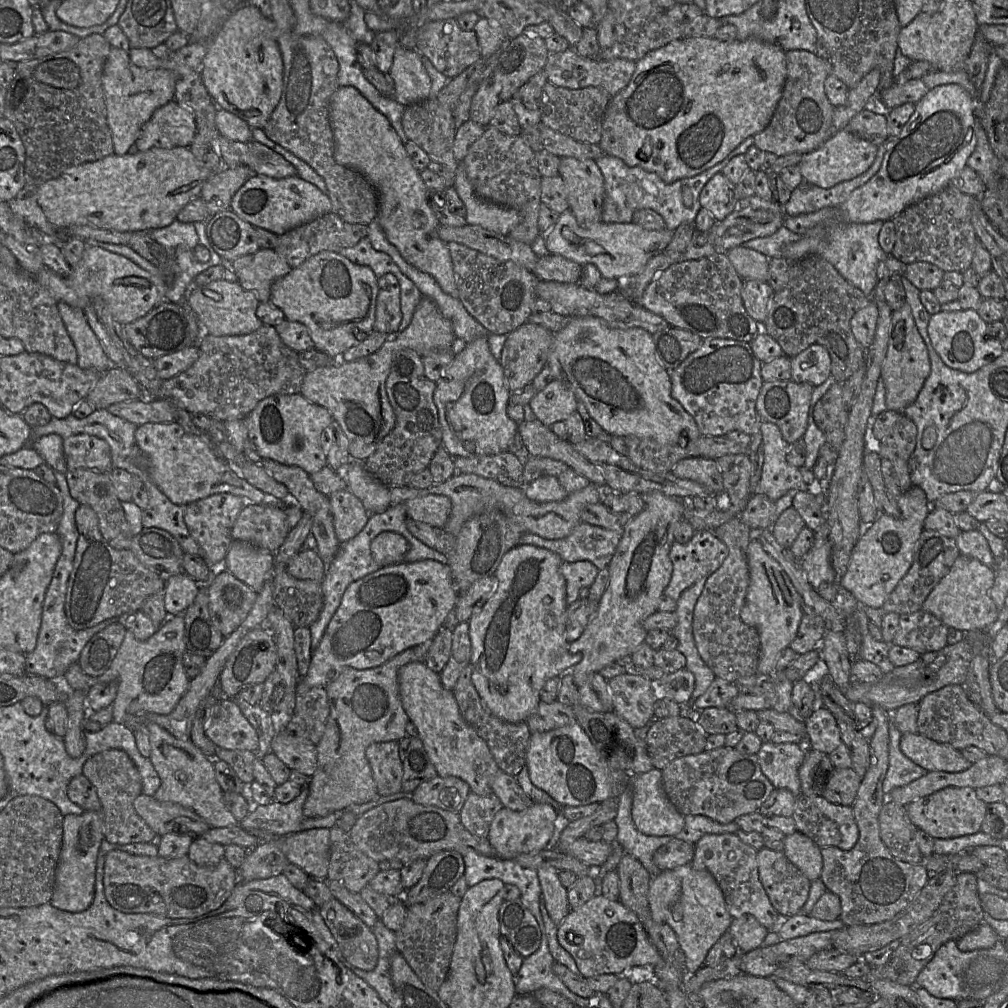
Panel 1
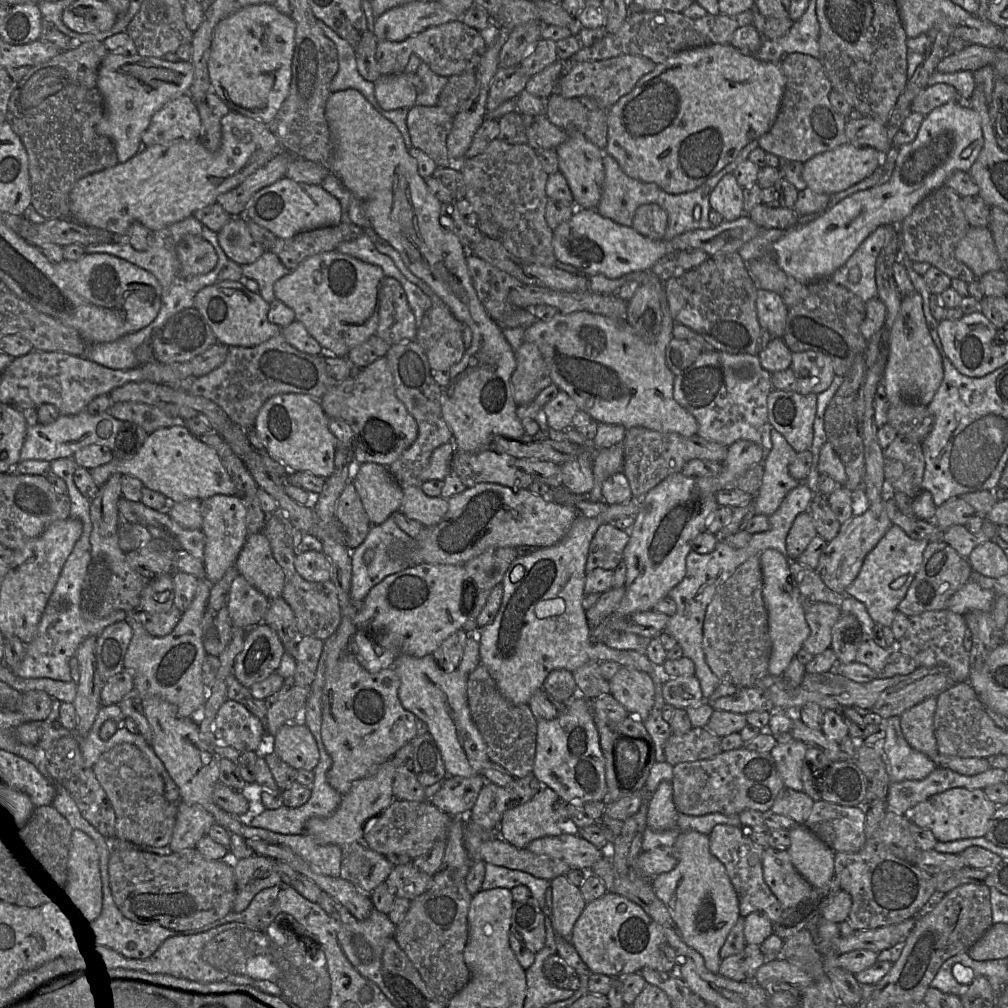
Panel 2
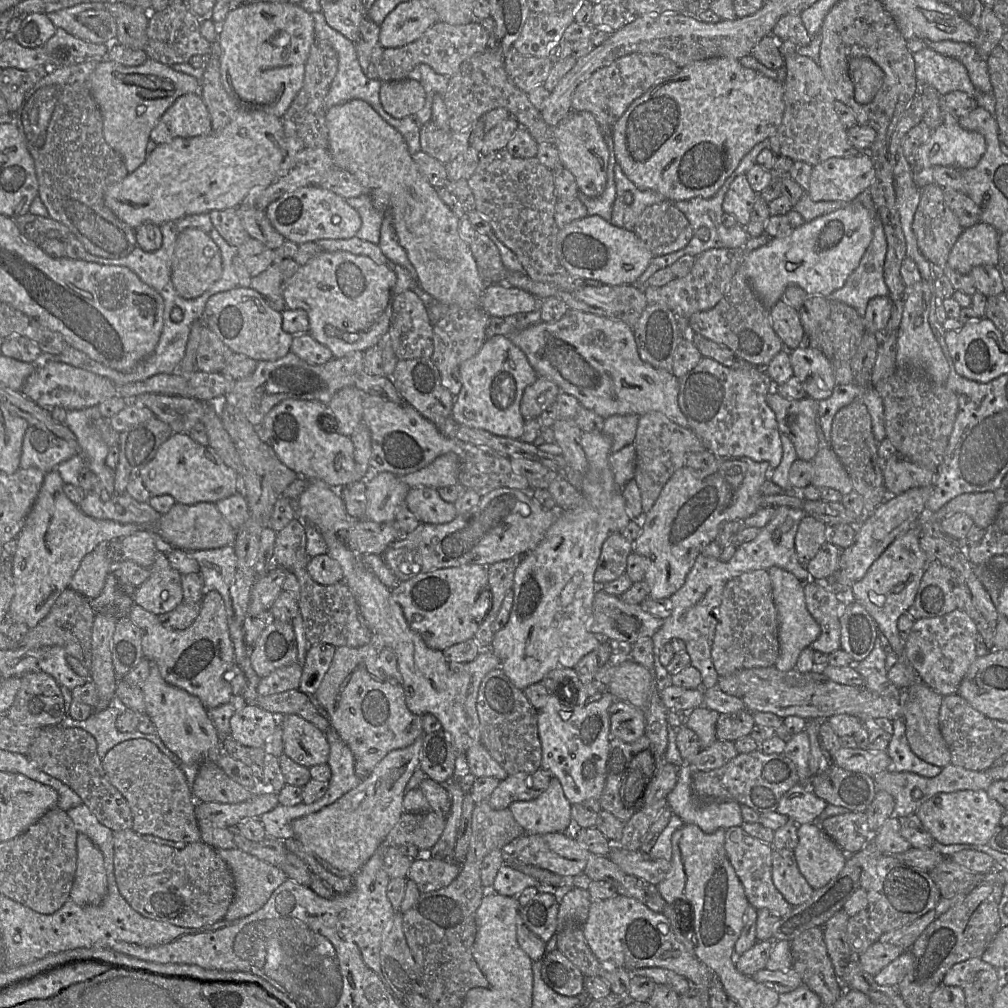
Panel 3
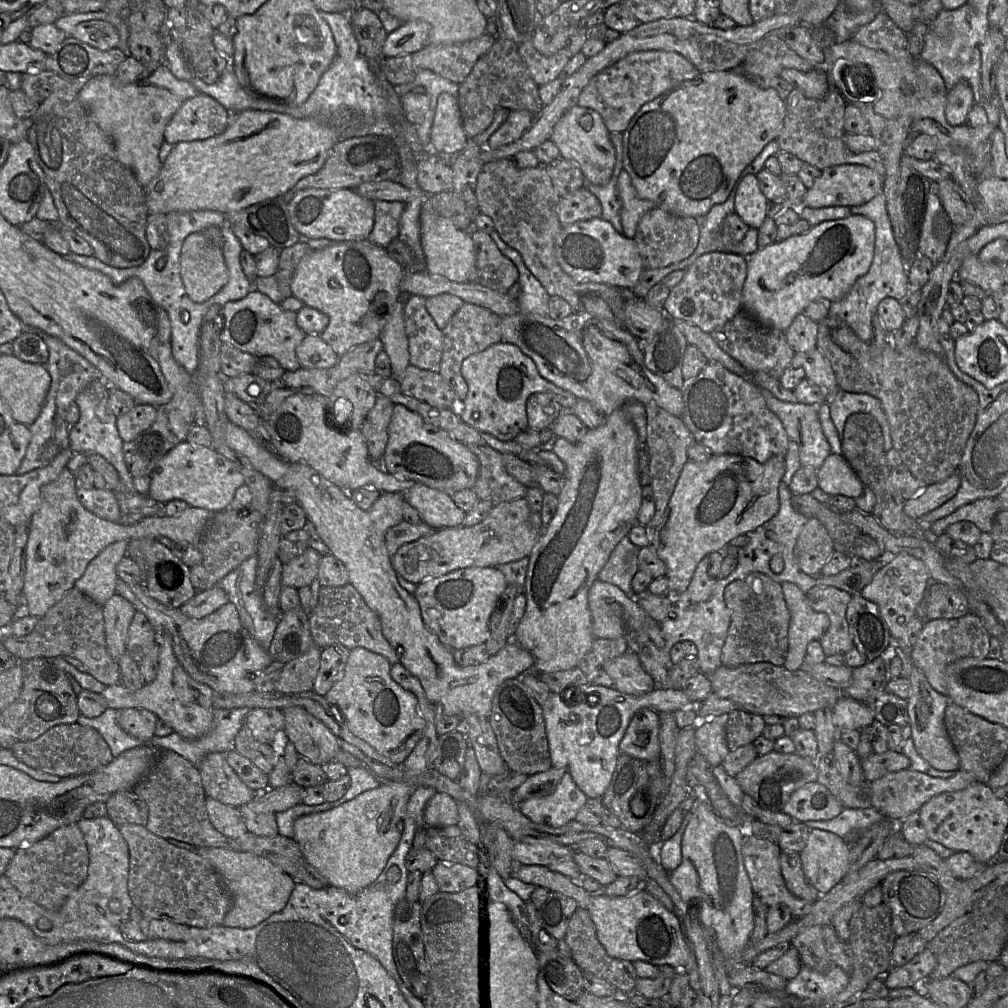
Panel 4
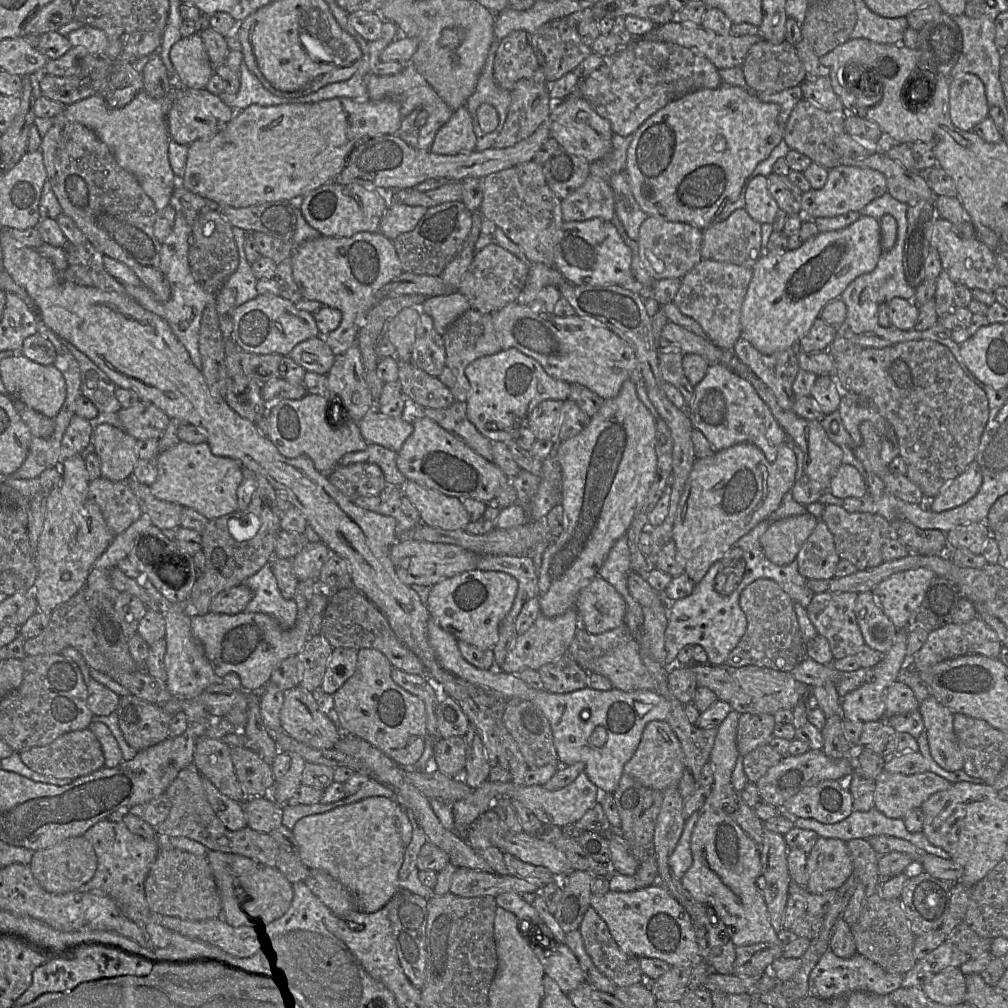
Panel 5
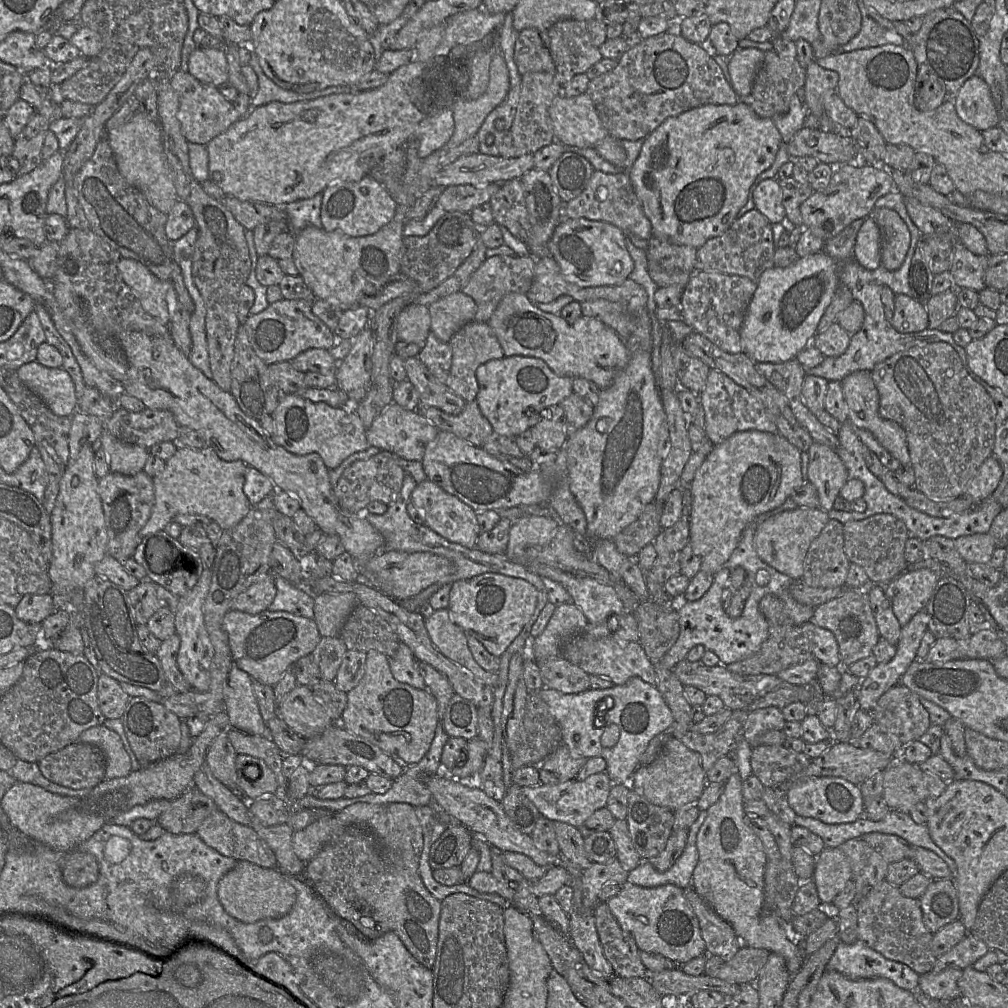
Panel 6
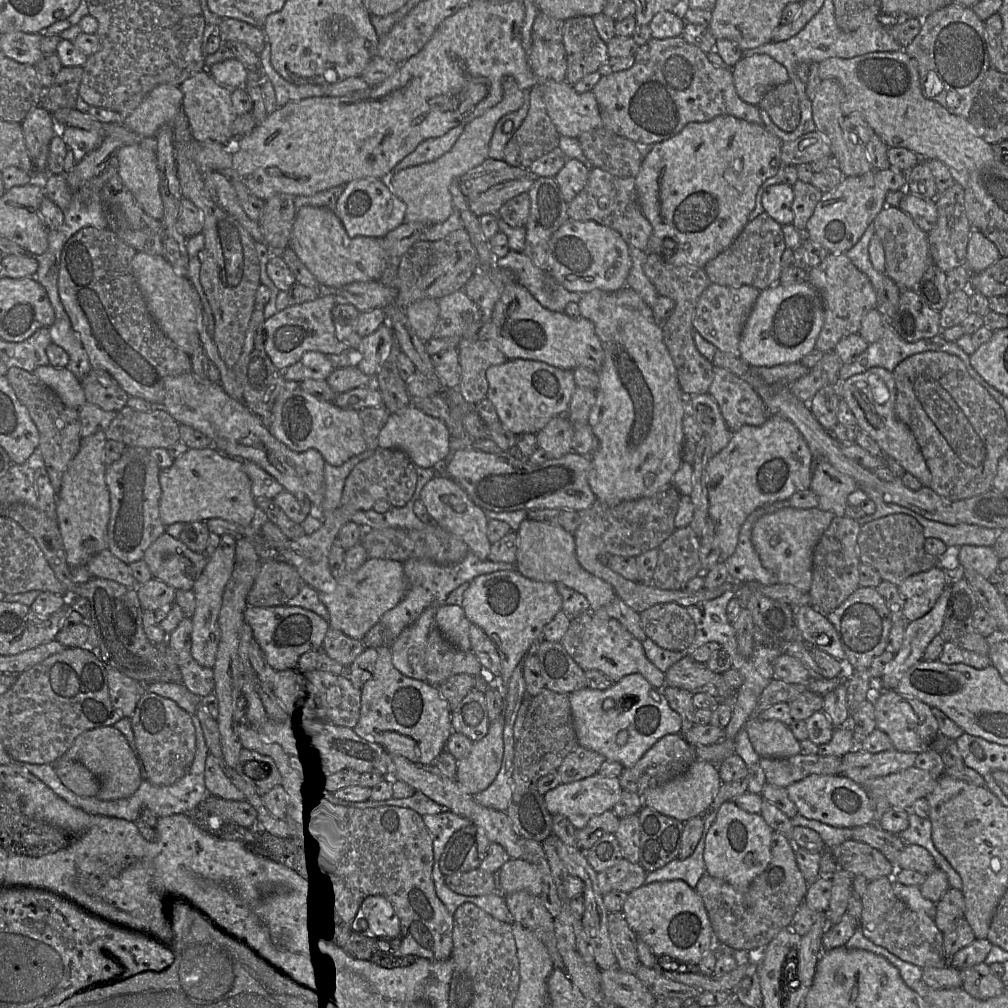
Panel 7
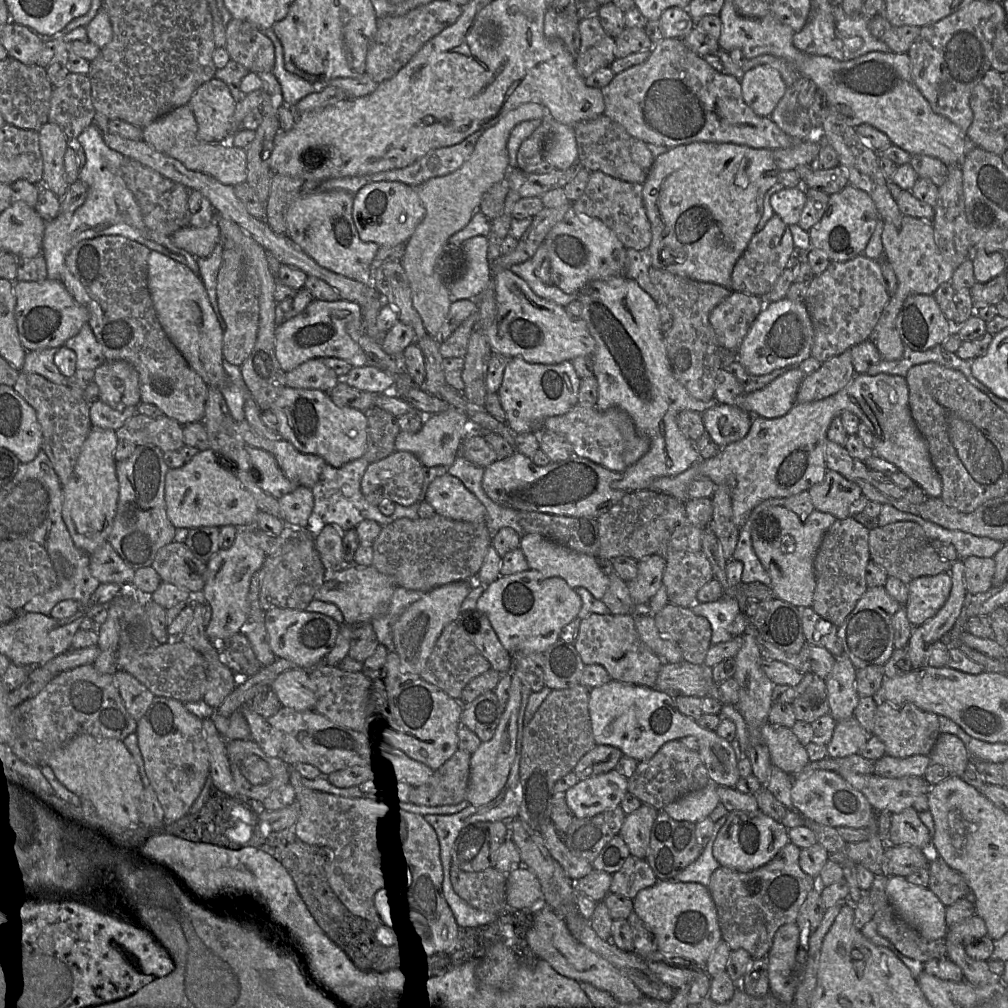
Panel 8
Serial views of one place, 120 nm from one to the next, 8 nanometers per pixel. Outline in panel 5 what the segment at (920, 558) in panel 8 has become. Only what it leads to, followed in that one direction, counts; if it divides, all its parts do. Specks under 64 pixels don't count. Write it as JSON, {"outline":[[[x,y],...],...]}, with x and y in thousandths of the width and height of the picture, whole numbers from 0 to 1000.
{"outline":[[[817,501],[813,516],[816,517],[825,529],[828,545],[832,553],[843,557],[854,566],[874,561],[877,558],[875,552],[877,539],[884,534],[890,534],[885,519],[871,510],[844,509],[834,502]]]}

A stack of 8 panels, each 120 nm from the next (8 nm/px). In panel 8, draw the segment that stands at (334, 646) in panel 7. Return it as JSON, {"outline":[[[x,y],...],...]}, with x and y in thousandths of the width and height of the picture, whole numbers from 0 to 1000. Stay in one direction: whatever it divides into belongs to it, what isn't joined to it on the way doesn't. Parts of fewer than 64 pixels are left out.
{"outline":[[[343,618],[336,620],[338,630],[348,634],[344,652],[351,656],[360,658],[377,640],[368,618],[354,621],[346,621]]]}

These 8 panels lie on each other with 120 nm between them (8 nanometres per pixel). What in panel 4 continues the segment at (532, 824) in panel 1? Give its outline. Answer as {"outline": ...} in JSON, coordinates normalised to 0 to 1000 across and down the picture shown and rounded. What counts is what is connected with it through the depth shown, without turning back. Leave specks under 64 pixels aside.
{"outline":[[[562,766],[550,786],[535,792],[526,792],[513,798],[515,805],[528,815],[556,820],[568,814],[583,791]]]}

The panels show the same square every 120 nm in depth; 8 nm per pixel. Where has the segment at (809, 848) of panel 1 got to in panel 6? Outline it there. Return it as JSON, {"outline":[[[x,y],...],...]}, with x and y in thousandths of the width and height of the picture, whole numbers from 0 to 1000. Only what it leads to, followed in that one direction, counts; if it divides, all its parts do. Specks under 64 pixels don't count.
{"outline":[[[818,840],[810,850],[806,870],[815,899],[823,900],[842,873],[845,873],[845,863],[840,849],[831,840]]]}

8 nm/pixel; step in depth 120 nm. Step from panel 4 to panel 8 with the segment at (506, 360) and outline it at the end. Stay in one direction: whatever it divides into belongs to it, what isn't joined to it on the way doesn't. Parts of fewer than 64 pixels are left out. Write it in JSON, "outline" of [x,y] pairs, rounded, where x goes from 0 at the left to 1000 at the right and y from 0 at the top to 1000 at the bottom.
{"outline":[[[508,355],[501,365],[499,378],[493,391],[502,410],[502,421],[509,431],[531,429],[536,431],[537,423],[545,414],[556,413],[564,409],[573,400],[576,376],[573,374],[567,358],[555,361],[530,361],[517,355]]]}

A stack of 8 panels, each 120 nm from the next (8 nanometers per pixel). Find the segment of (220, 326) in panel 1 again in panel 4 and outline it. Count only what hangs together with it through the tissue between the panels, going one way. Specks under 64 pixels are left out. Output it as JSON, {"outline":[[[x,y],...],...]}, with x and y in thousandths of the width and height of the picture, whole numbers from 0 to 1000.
{"outline":[[[251,288],[239,298],[223,301],[220,304],[220,311],[221,340],[254,354],[271,354],[284,368],[294,368],[300,364],[294,353],[294,345],[305,331],[295,322],[295,310],[282,308],[265,293]]]}

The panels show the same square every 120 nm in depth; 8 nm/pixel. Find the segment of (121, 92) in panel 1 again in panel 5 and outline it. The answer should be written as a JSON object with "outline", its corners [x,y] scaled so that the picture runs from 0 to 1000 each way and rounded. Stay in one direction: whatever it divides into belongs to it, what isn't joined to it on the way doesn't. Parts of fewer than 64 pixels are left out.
{"outline":[[[179,83],[172,85],[162,97],[151,97],[141,89],[128,103],[118,108],[110,107],[101,93],[95,93],[66,104],[63,110],[69,120],[83,124],[97,134],[108,146],[116,162],[136,177],[156,208],[168,204],[172,190],[178,184],[178,178],[167,157],[170,137],[167,130],[167,112],[179,86]]]}

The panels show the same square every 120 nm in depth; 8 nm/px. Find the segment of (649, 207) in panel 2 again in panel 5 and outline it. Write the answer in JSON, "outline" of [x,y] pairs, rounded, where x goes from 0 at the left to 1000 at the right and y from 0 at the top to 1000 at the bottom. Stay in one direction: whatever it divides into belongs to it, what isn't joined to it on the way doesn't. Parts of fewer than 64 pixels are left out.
{"outline":[[[643,214],[635,224],[633,241],[636,262],[650,278],[677,277],[695,257],[697,229],[682,221]]]}

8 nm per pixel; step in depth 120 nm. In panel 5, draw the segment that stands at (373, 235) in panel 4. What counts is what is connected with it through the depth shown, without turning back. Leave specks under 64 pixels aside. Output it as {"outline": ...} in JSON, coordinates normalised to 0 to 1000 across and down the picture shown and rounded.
{"outline":[[[390,201],[384,206],[378,217],[376,230],[390,239],[396,233],[409,229],[424,208],[425,206],[421,204]]]}

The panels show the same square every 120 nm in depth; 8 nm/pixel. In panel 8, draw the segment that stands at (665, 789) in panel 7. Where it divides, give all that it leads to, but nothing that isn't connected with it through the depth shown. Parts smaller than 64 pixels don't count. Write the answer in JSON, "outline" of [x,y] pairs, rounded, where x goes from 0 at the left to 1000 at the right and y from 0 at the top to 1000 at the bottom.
{"outline":[[[704,776],[697,783],[684,787],[660,800],[658,806],[672,814],[692,816],[702,812],[714,797],[711,787],[712,780]]]}

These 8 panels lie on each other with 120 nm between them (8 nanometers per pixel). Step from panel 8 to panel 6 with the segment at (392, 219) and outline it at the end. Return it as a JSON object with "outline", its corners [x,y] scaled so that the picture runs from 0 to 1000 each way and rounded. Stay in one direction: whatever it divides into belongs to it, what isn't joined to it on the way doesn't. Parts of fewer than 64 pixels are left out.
{"outline":[[[367,175],[355,181],[334,181],[319,190],[317,215],[324,230],[336,230],[347,235],[372,232],[392,214],[394,201],[381,185]]]}

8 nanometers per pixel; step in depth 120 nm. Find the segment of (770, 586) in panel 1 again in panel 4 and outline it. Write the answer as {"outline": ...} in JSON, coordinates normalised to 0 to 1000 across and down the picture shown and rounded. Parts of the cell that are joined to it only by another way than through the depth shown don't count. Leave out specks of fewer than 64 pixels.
{"outline":[[[777,577],[775,583],[784,607],[782,648],[777,661],[789,666],[798,661],[802,639],[813,635],[823,617],[818,608],[805,603],[800,589],[790,579]]]}

